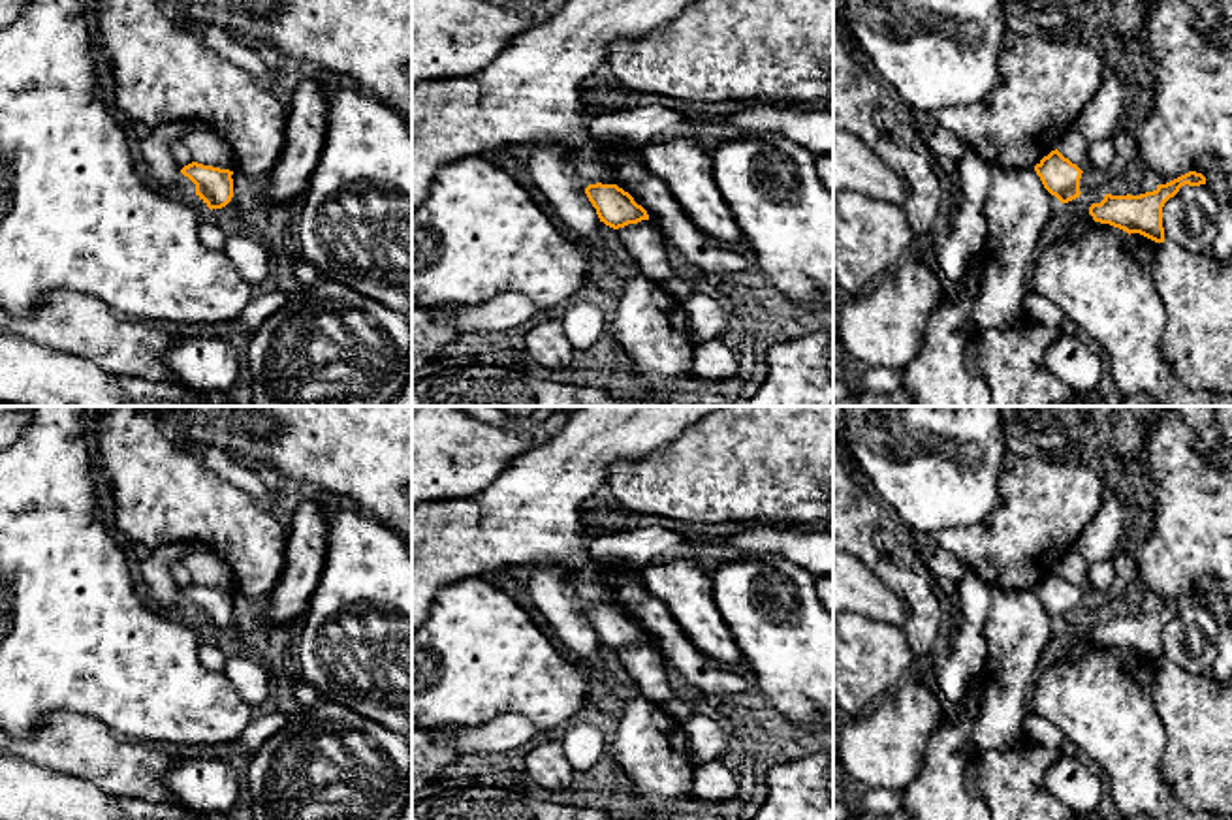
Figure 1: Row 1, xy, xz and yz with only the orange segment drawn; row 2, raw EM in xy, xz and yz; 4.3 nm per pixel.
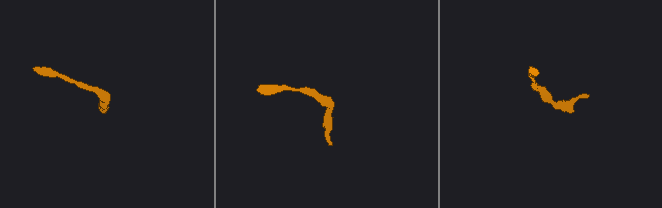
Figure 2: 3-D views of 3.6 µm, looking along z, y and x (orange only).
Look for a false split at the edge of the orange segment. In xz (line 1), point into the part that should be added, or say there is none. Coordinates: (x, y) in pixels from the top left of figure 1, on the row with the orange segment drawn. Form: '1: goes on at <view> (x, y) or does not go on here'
1: does not go on here

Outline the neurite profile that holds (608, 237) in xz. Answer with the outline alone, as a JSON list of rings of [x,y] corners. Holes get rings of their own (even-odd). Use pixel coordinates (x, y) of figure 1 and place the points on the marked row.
[[[604,222],[598,226],[596,248],[611,252],[628,269],[630,275],[641,273],[638,261],[623,244],[619,231],[606,226]]]

